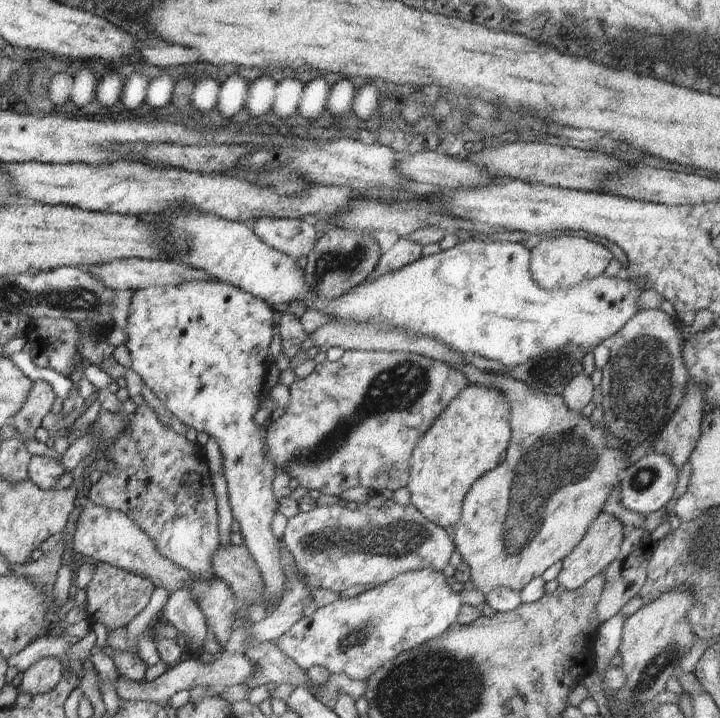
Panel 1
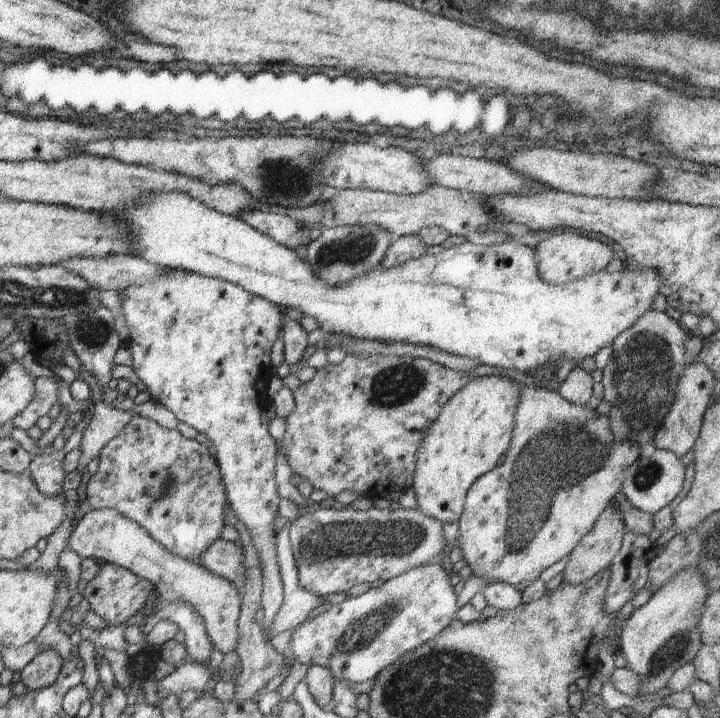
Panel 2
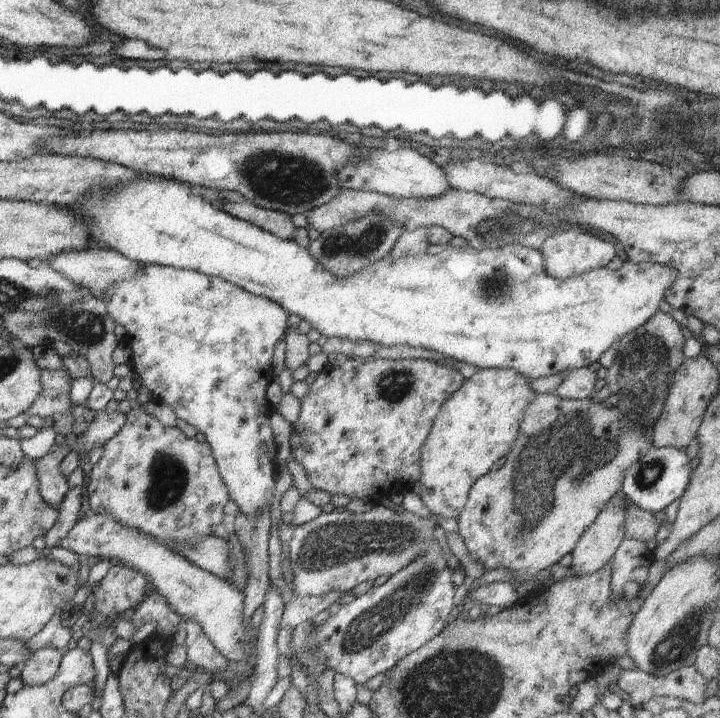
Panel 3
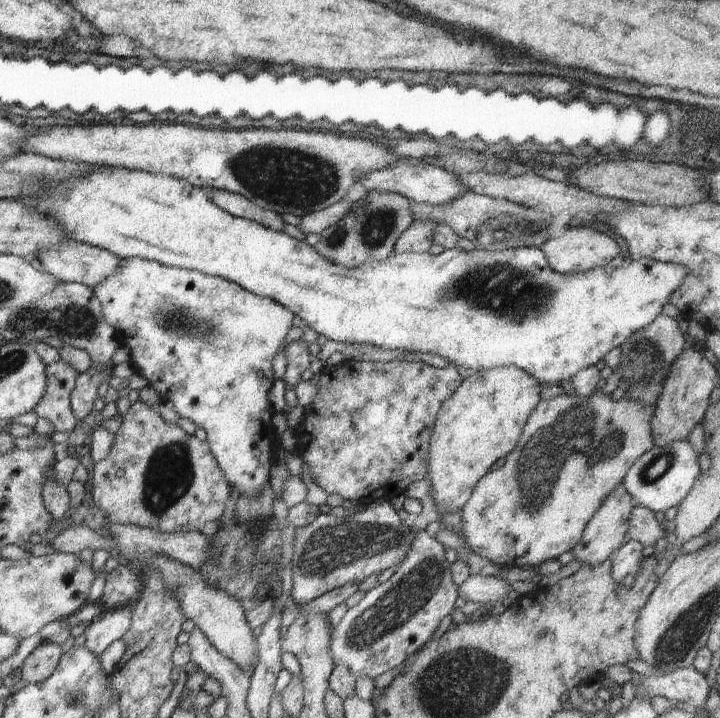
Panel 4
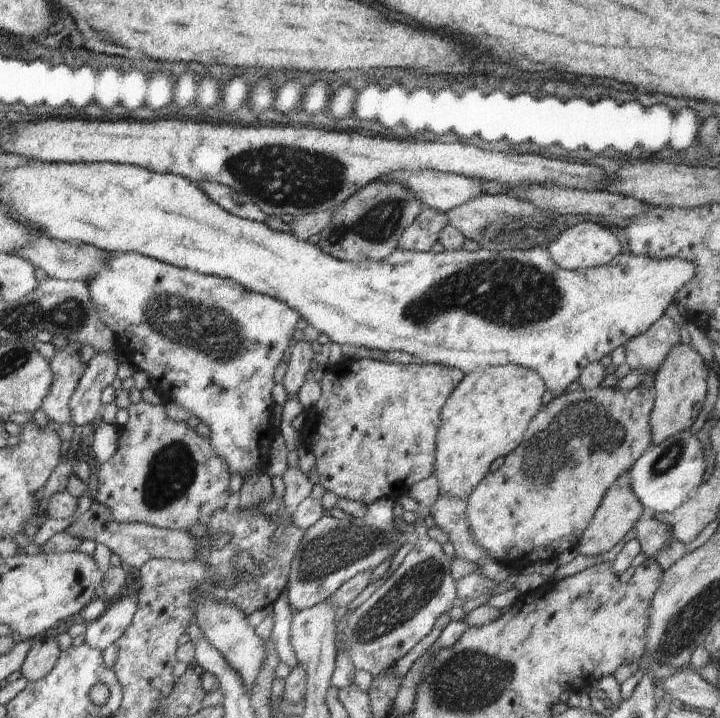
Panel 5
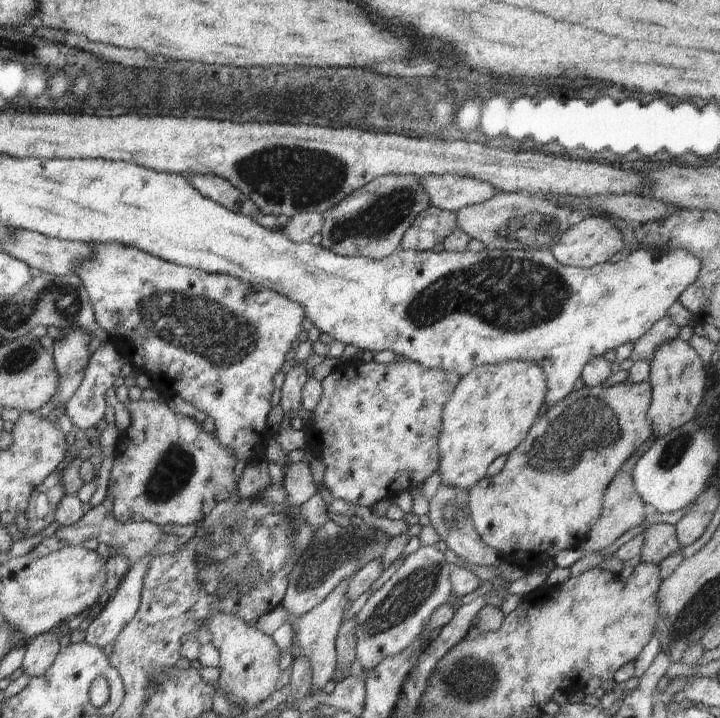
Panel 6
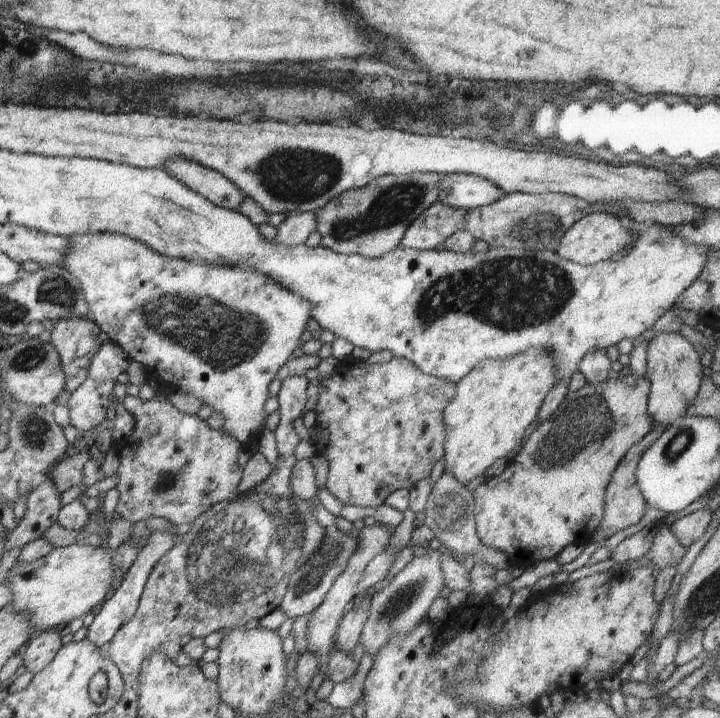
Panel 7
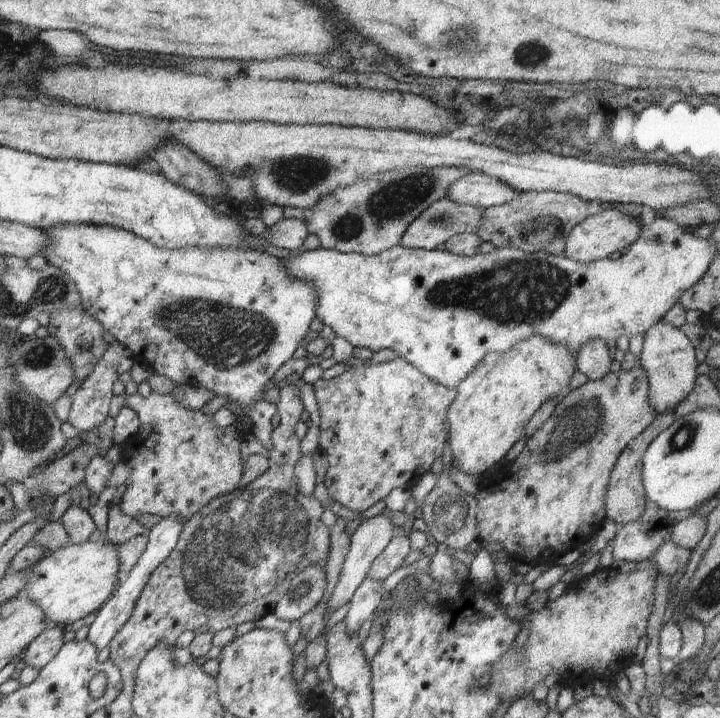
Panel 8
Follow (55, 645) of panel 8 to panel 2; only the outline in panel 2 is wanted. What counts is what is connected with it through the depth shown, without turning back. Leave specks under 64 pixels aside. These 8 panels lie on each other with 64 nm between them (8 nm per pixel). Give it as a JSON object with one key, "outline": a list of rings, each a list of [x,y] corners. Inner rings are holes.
{"outline":[[[52,648],[40,651],[21,670],[19,689],[39,689],[50,686],[59,675],[63,660]]]}

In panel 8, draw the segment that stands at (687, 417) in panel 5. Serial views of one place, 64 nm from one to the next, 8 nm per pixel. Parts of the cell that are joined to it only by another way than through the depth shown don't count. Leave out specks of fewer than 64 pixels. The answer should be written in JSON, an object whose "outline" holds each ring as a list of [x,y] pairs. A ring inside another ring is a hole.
{"outline":[[[658,321],[644,334],[639,366],[645,370],[649,380],[649,401],[656,414],[672,411],[675,406],[694,388],[698,361],[695,347],[684,331],[671,324]]]}

